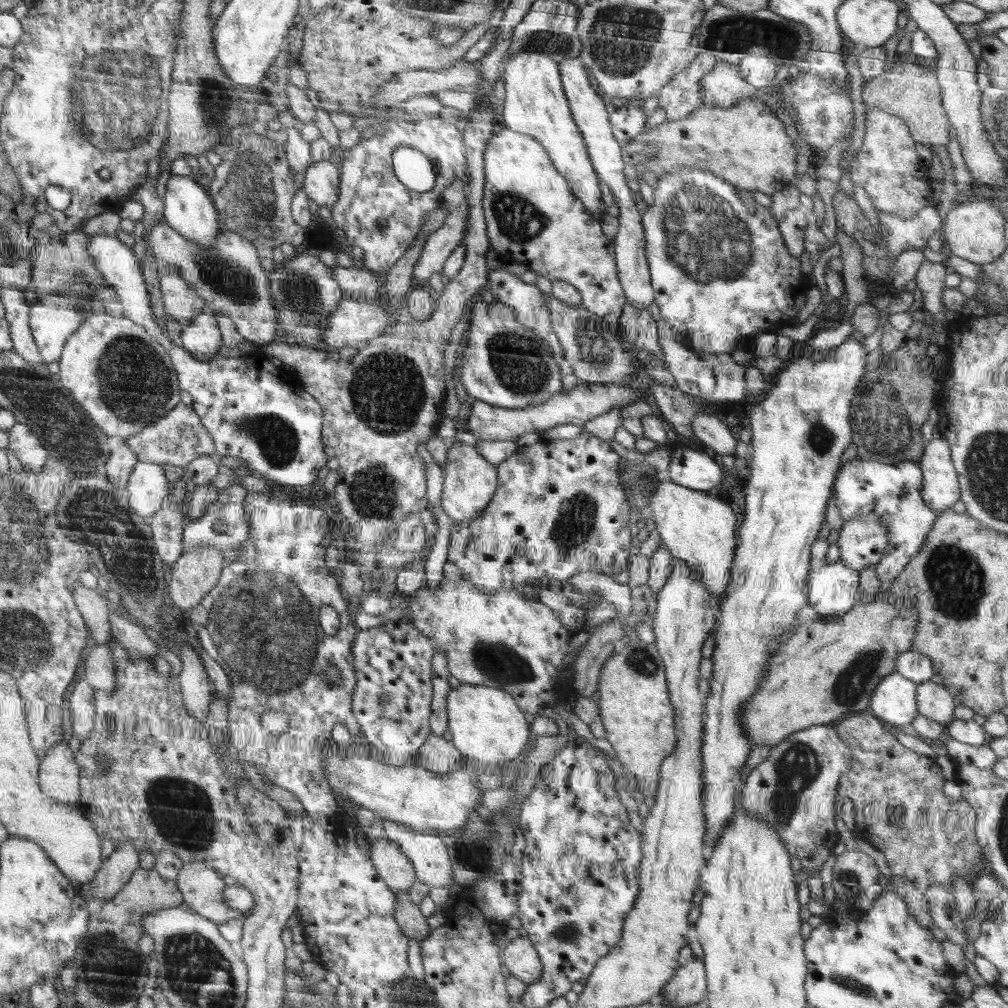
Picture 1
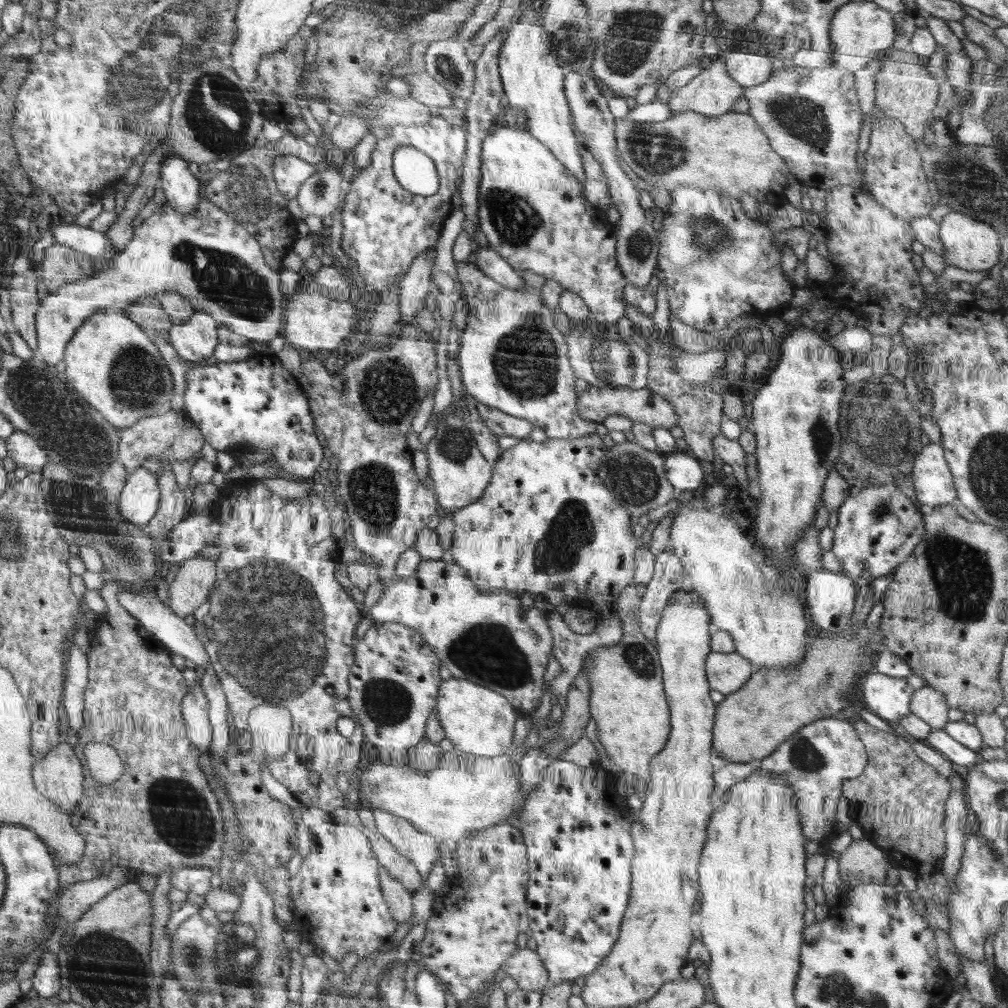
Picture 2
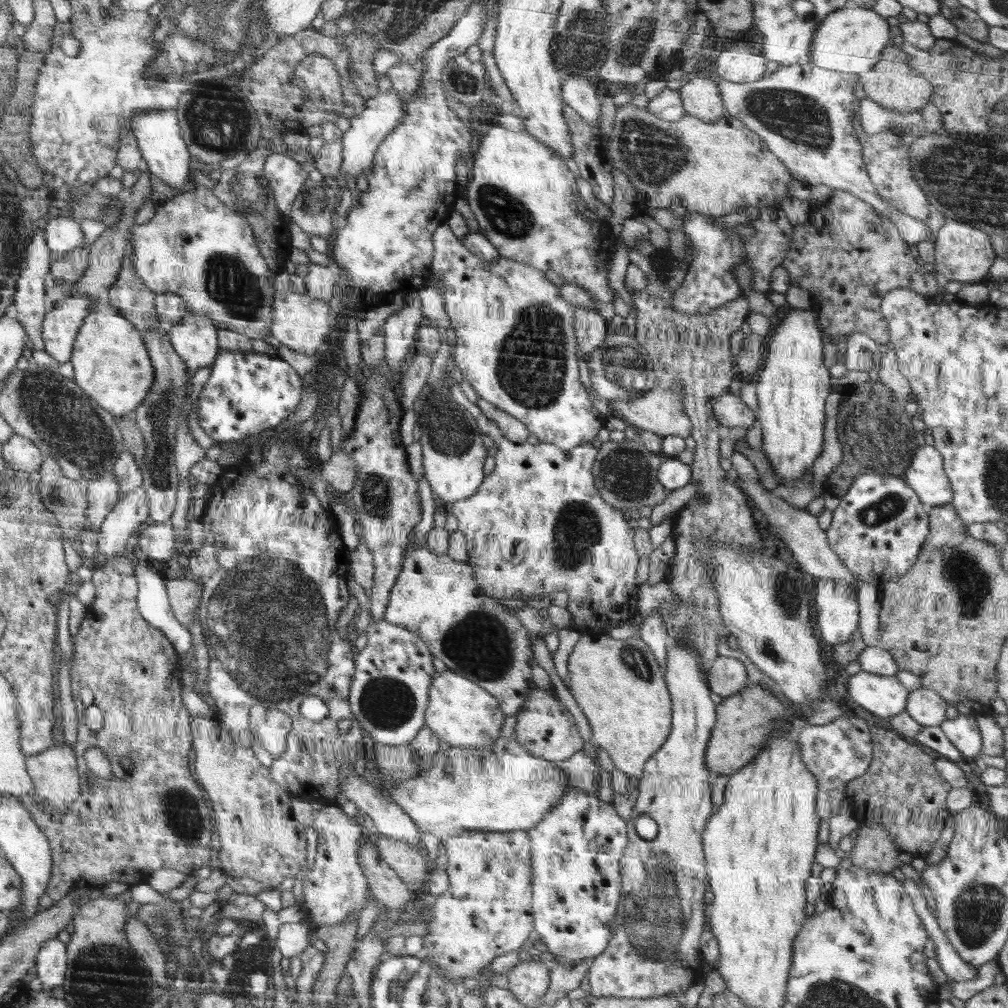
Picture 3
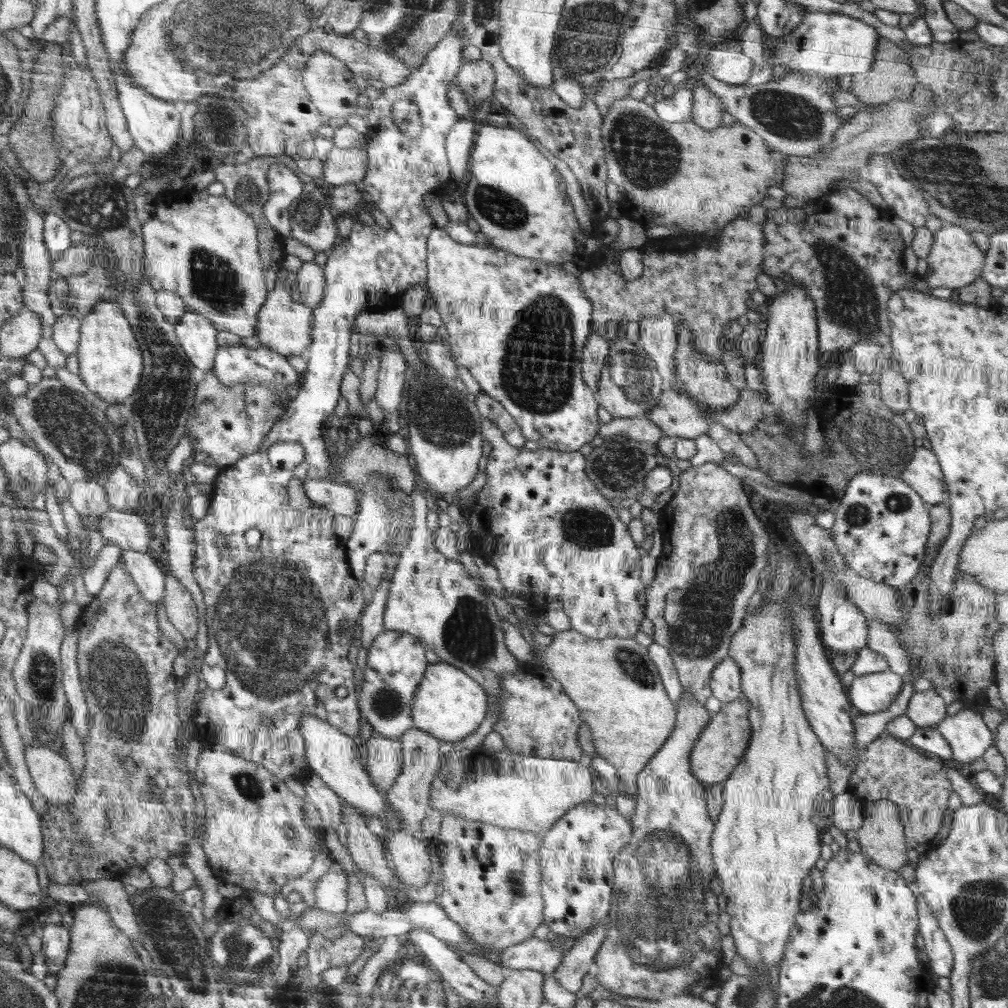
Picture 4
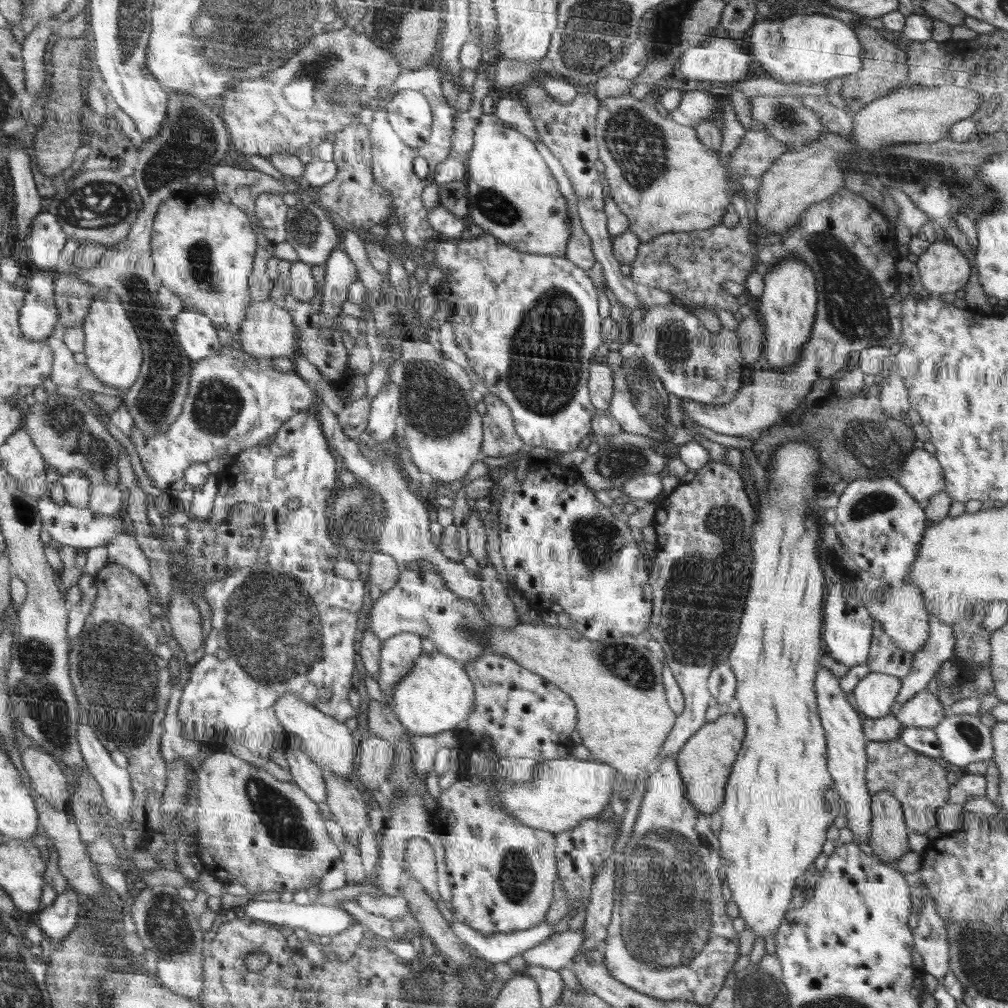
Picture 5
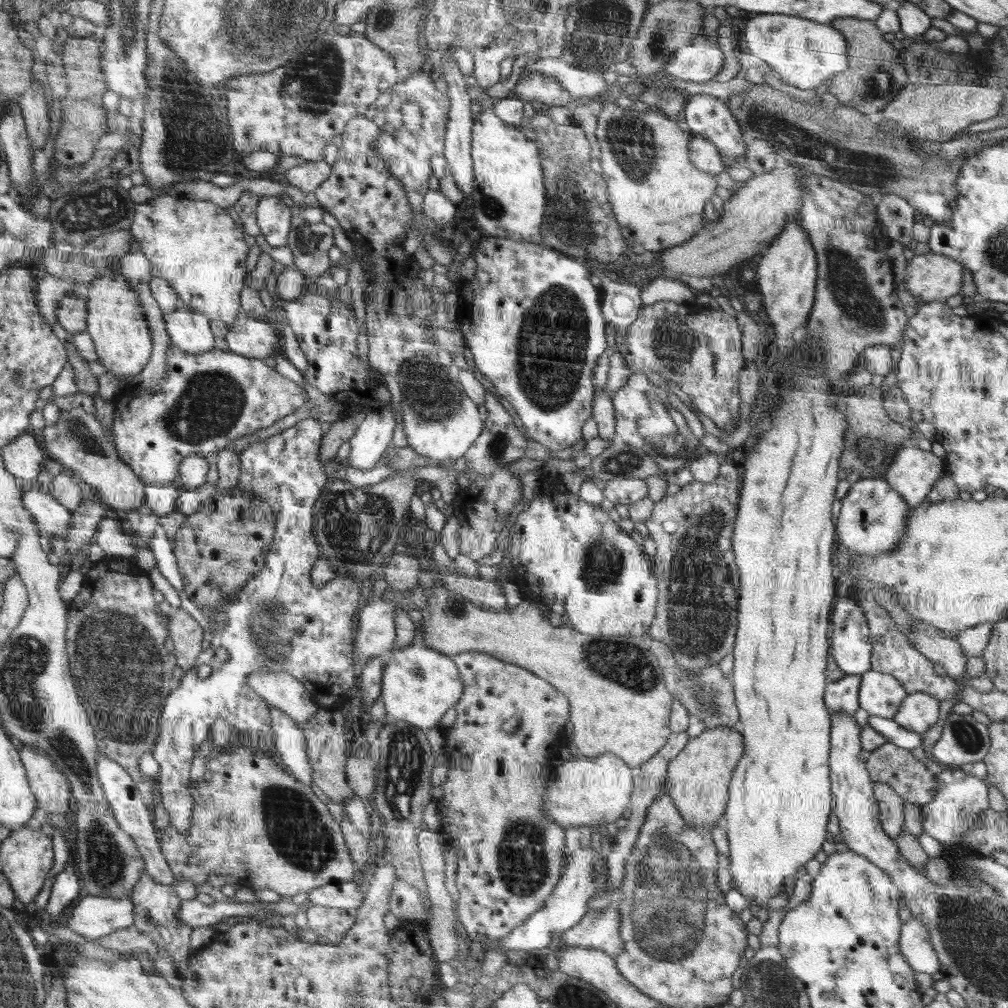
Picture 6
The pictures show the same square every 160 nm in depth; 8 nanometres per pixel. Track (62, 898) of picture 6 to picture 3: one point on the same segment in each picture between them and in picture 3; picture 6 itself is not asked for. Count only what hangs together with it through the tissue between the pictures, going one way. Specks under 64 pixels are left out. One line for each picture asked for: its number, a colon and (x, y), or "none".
3: (51, 966)
4: (55, 937)
5: (57, 920)

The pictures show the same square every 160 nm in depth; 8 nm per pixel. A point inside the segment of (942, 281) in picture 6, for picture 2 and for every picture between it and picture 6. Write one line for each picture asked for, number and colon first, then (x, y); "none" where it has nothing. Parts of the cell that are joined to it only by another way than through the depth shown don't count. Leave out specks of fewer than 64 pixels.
2: (969, 243)
3: (963, 254)
4: (955, 261)
5: (943, 269)

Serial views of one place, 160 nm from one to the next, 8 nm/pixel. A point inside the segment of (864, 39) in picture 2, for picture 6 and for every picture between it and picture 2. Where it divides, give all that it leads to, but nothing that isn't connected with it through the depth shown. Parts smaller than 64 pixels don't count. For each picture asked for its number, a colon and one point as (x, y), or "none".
3: (851, 40)
4: (830, 44)
5: (812, 50)
6: (805, 54)

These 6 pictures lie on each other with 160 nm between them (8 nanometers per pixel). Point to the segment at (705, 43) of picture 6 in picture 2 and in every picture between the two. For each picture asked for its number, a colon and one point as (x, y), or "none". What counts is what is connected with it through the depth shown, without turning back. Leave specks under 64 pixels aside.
2: (748, 69)
3: (737, 65)
4: (726, 62)
5: (719, 60)

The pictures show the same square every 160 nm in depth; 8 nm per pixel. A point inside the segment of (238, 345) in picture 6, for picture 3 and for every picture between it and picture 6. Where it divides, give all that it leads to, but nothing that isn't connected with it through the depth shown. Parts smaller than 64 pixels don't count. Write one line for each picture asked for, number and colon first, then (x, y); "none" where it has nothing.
3: (302, 323)
4: (284, 325)
5: (268, 332)

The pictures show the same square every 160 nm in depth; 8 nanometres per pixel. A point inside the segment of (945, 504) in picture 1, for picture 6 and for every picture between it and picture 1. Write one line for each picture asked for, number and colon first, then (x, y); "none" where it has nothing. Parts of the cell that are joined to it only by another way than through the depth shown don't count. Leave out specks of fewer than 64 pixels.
2: (933, 482)
3: (925, 475)
4: (923, 473)
5: (921, 475)
6: (913, 473)

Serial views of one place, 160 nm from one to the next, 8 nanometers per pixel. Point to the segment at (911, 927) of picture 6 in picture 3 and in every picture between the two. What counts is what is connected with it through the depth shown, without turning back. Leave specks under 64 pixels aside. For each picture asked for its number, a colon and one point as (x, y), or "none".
3: (951, 963)
4: (938, 956)
5: (930, 946)

